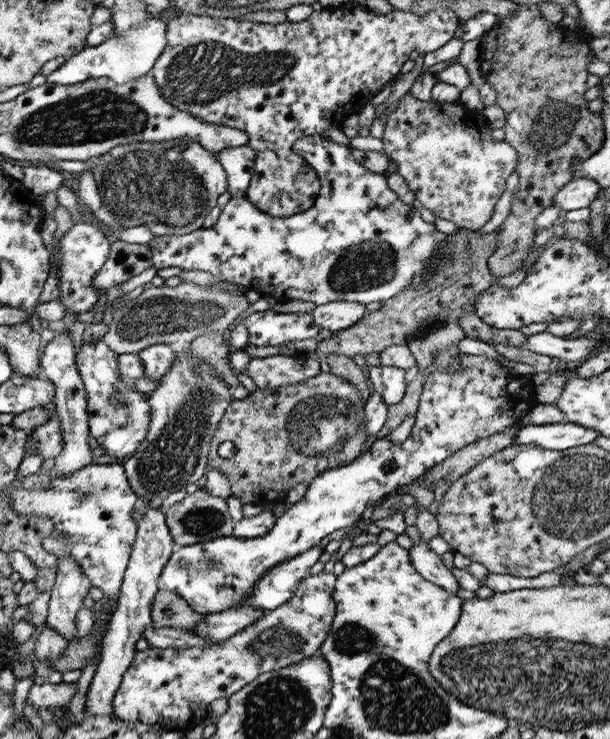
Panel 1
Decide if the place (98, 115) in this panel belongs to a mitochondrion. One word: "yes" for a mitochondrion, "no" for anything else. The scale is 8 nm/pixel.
yes

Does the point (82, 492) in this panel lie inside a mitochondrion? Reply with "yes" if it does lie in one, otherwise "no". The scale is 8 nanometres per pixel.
yes

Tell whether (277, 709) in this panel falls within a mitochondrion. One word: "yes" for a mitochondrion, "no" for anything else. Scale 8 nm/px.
yes

